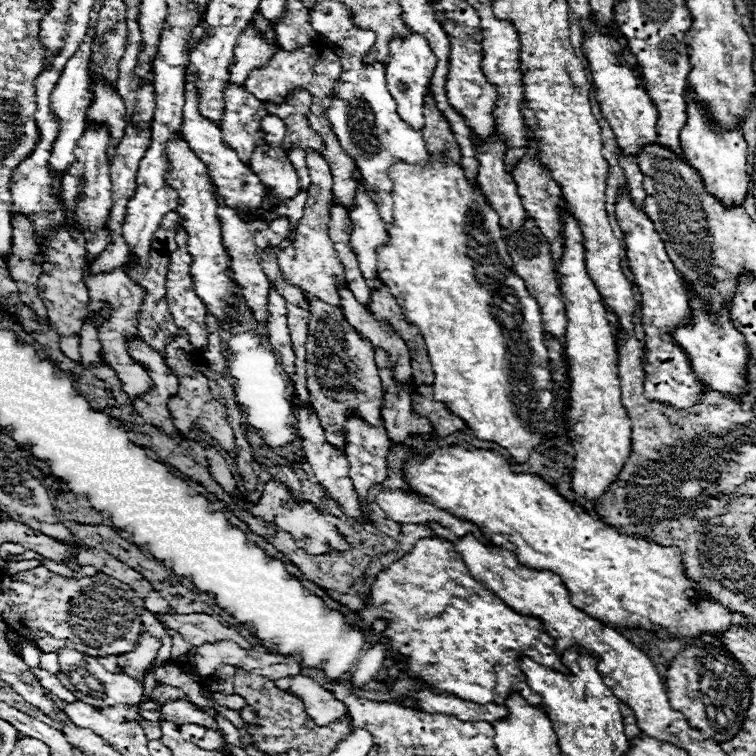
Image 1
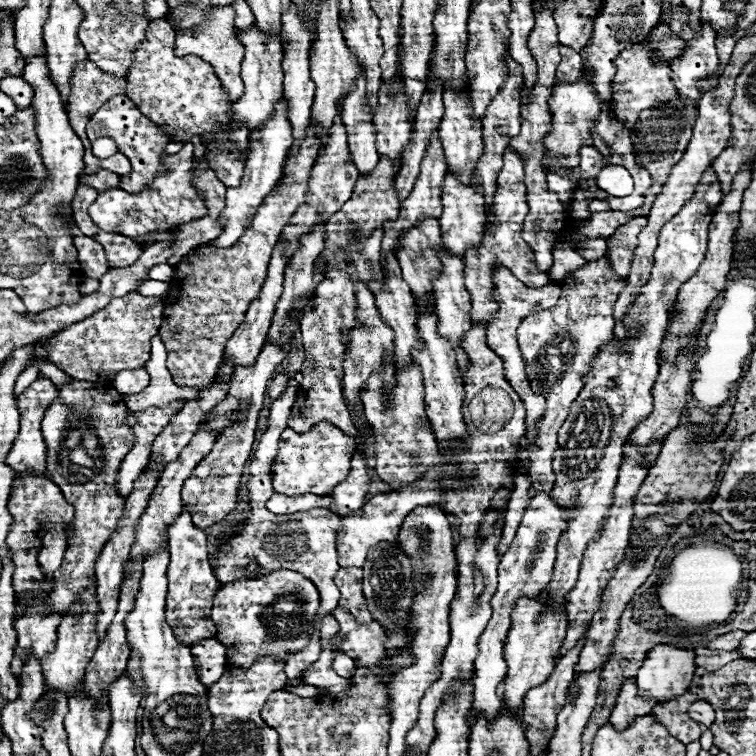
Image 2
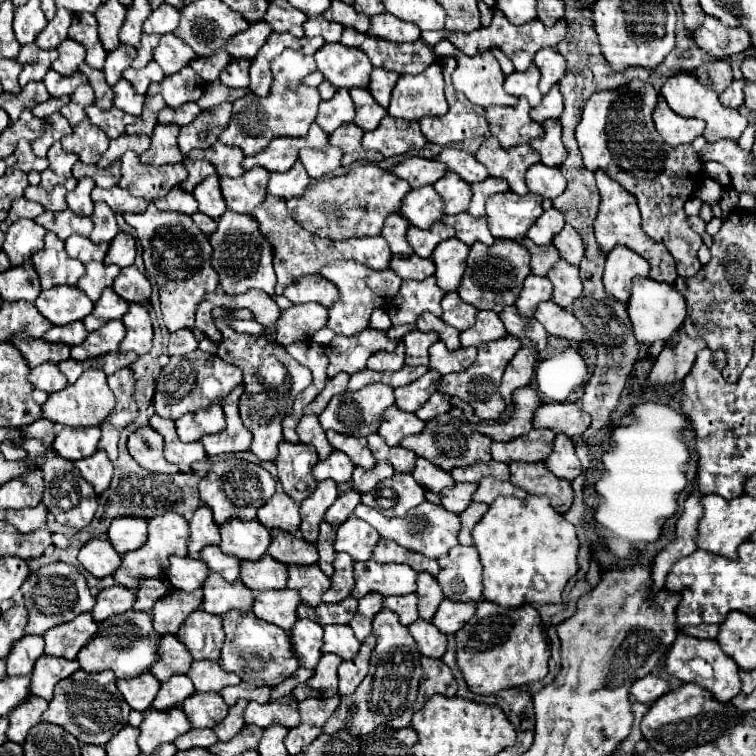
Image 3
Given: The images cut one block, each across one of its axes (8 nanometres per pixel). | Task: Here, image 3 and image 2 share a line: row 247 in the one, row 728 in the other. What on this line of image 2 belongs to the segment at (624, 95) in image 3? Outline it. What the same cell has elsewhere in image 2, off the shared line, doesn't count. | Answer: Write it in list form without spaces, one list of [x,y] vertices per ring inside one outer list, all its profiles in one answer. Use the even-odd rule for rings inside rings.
[[[684,692],[682,696],[676,696],[674,700],[668,702],[658,702],[652,708],[652,716],[670,732],[670,736],[674,736],[676,740],[688,744],[700,738],[702,730],[700,724],[696,720],[692,720],[688,716],[688,708],[696,702],[696,694],[692,692]]]

